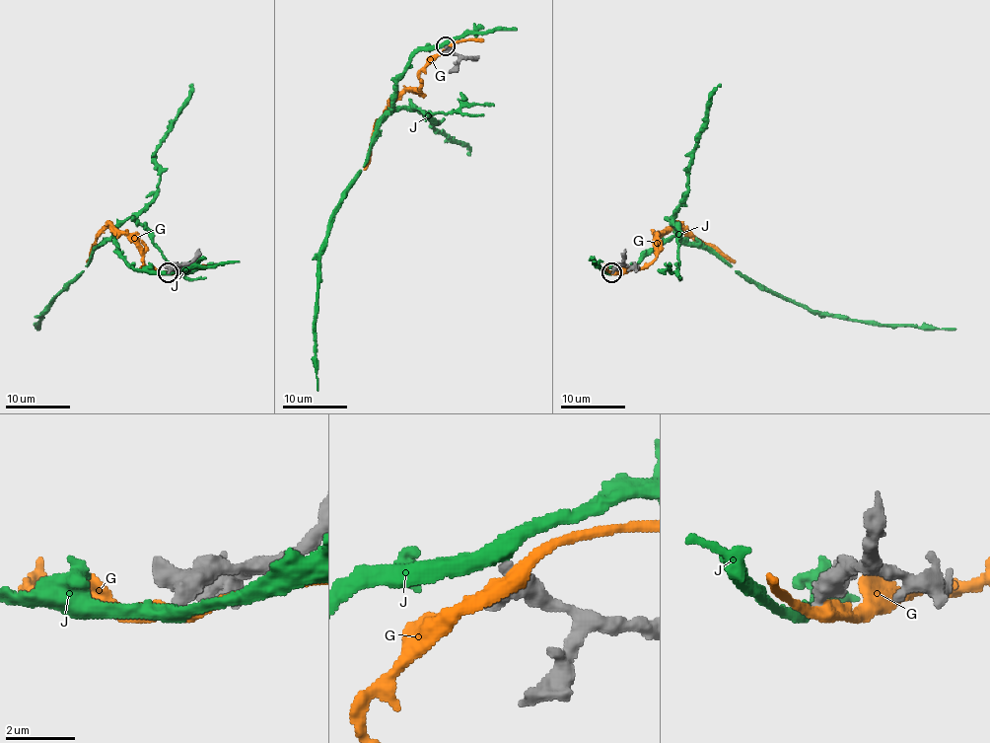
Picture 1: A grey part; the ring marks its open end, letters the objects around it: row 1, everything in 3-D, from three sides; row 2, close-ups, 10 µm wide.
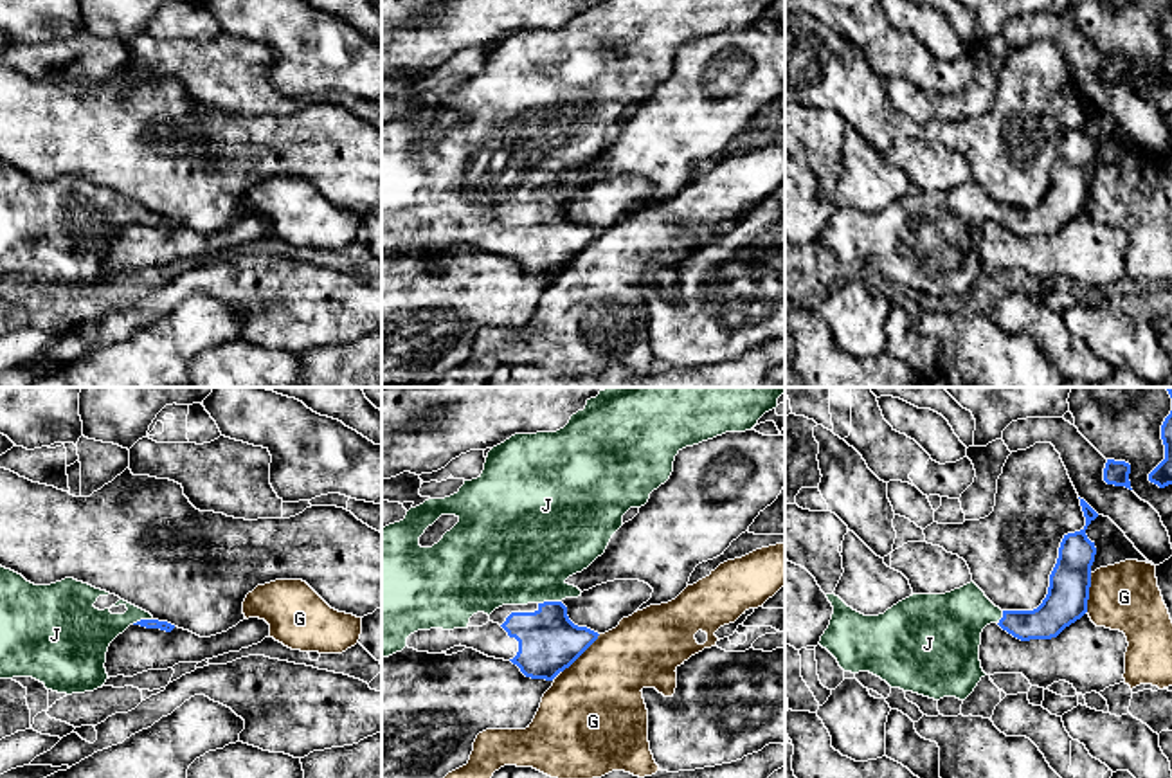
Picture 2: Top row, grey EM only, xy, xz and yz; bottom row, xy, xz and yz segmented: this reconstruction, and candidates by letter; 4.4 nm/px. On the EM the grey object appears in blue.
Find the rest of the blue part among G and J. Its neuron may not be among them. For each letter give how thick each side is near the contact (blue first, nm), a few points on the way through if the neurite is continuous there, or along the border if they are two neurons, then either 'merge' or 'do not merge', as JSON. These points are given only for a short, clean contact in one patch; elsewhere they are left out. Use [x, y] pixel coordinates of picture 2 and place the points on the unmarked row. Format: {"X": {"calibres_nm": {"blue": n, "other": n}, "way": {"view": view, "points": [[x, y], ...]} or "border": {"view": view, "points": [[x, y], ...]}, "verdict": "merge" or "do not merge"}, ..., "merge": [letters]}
{"G": {"calibres_nm": {"blue": 280, "other": 440}, "verdict": "do not merge"}, "J": {"calibres_nm": {"blue": 280, "other": 460}, "way": {"view": "xz", "points": [[548, 238], [549, 199], [548, 184], [522, 150]]}, "verdict": "merge"}, "merge": ["J"]}

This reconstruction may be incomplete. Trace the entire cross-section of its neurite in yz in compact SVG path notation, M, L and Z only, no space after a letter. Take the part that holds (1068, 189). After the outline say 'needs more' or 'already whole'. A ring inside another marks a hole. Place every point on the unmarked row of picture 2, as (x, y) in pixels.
M1080 95L1080 103L1086 122L1064 131L1057 160L1050 171L1048 191L1037 205L1001 207L974 178L945 191L913 191L879 213L864 213L832 189L826 194L834 211L819 241L837 256L844 268L870 268L891 285L934 297L943 294L965 297L987 272L979 258L981 229L987 222L997 220L1021 238L1051 236L1087 209L1096 144L1087 135L1086 126L1098 110L1084 95Z | needs more

